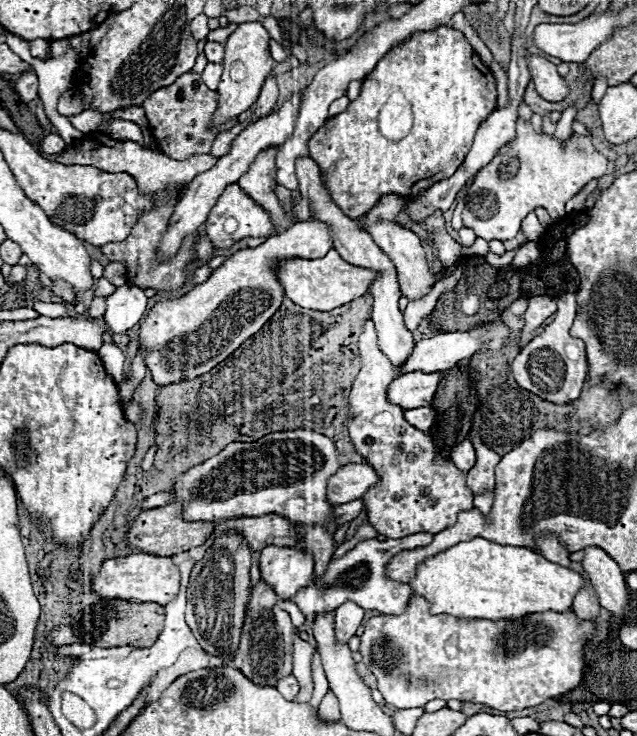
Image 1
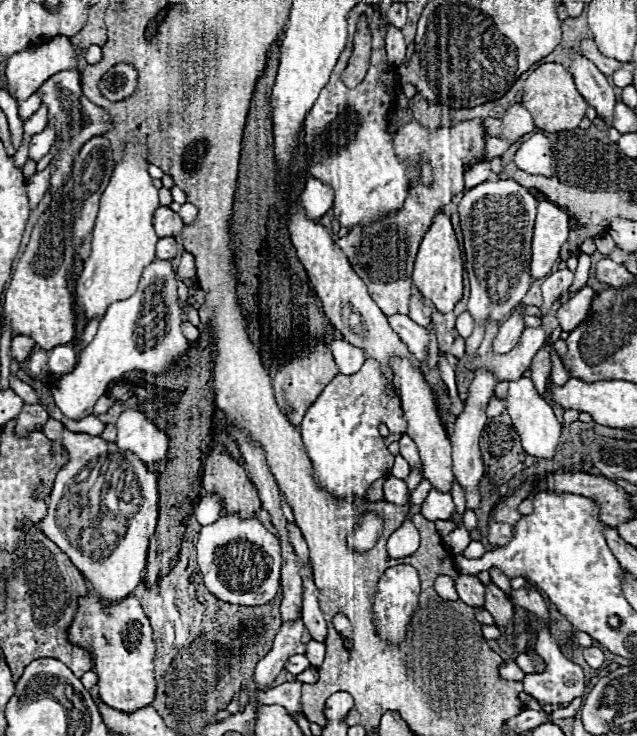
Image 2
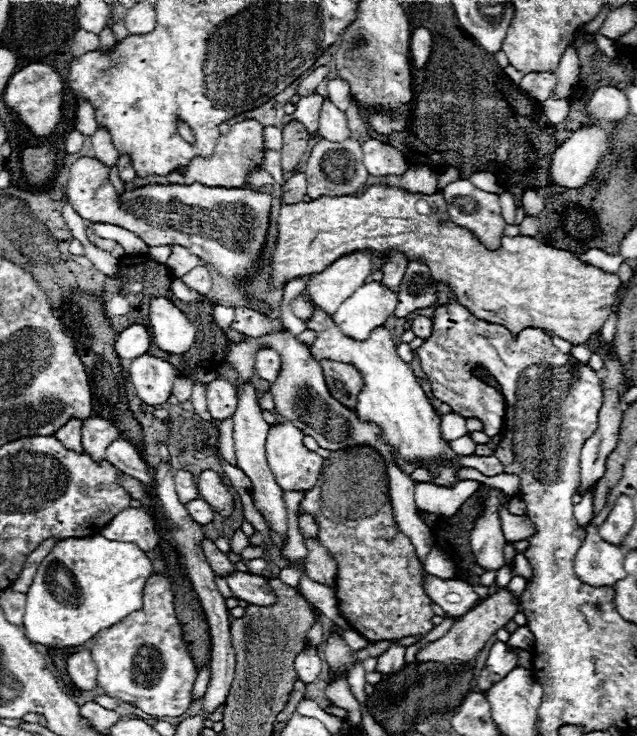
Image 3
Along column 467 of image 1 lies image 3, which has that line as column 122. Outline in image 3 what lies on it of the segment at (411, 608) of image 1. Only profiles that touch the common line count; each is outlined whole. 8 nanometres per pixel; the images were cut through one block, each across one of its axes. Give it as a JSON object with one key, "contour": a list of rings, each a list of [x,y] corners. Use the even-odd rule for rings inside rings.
{"contour":[[[152,574],[142,590],[142,610],[128,614],[114,626],[100,630],[90,640],[92,660],[98,670],[98,686],[120,702],[130,702],[150,716],[182,716],[192,704],[197,667],[184,644],[174,610],[170,580]]]}

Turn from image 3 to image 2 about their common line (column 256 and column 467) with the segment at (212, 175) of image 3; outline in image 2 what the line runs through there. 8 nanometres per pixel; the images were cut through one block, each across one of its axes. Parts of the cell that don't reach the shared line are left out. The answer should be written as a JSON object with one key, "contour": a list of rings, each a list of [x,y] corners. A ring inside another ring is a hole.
{"contour":[[[416,120],[406,124],[402,130],[396,132],[396,154],[400,158],[412,158],[422,164],[426,158],[432,164],[434,182],[432,186],[424,186],[422,180],[412,180],[410,194],[406,204],[400,212],[386,216],[372,226],[354,228],[348,236],[336,240],[336,246],[348,256],[354,272],[366,282],[370,296],[376,300],[380,310],[390,314],[408,314],[410,310],[410,276],[414,258],[424,238],[426,230],[430,228],[434,216],[440,212],[444,204],[448,204],[460,190],[464,190],[464,172],[478,162],[484,154],[484,126],[482,120],[466,120],[456,126],[438,128],[434,132],[422,128]]]}

